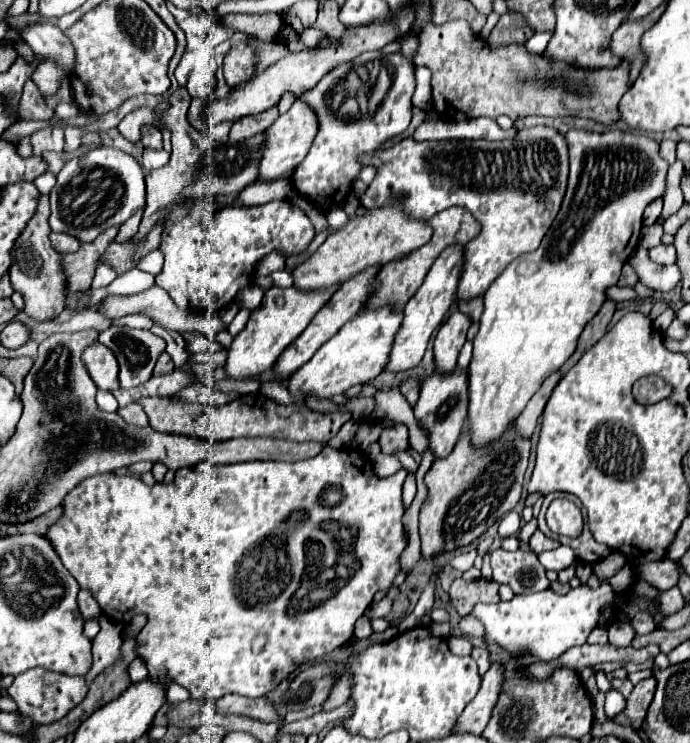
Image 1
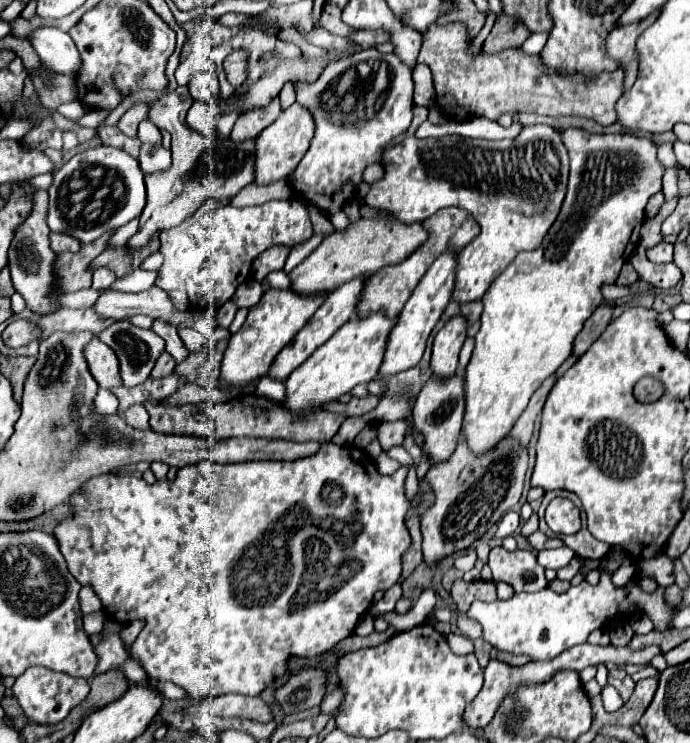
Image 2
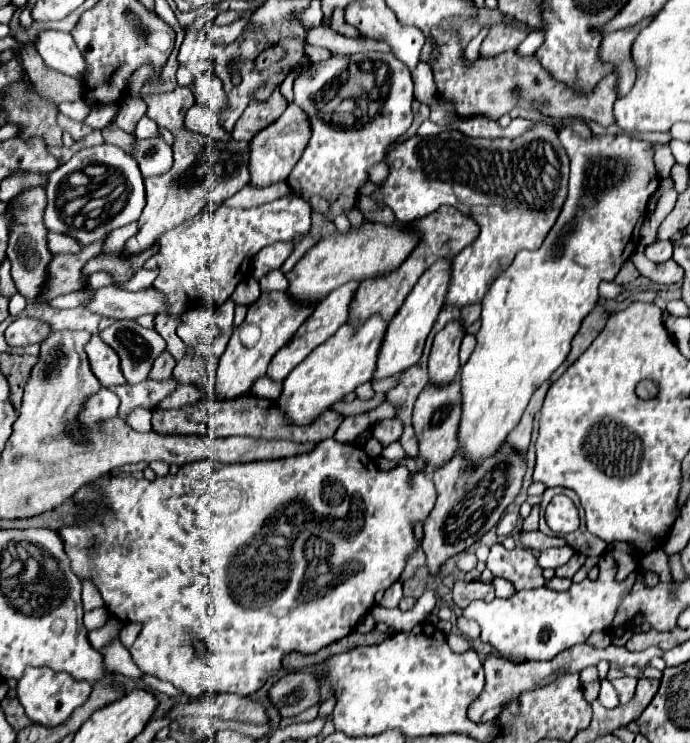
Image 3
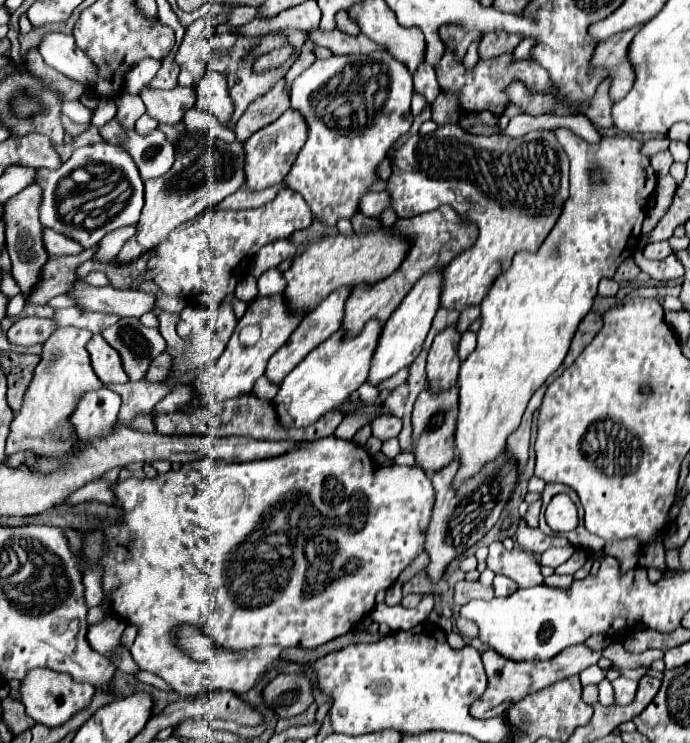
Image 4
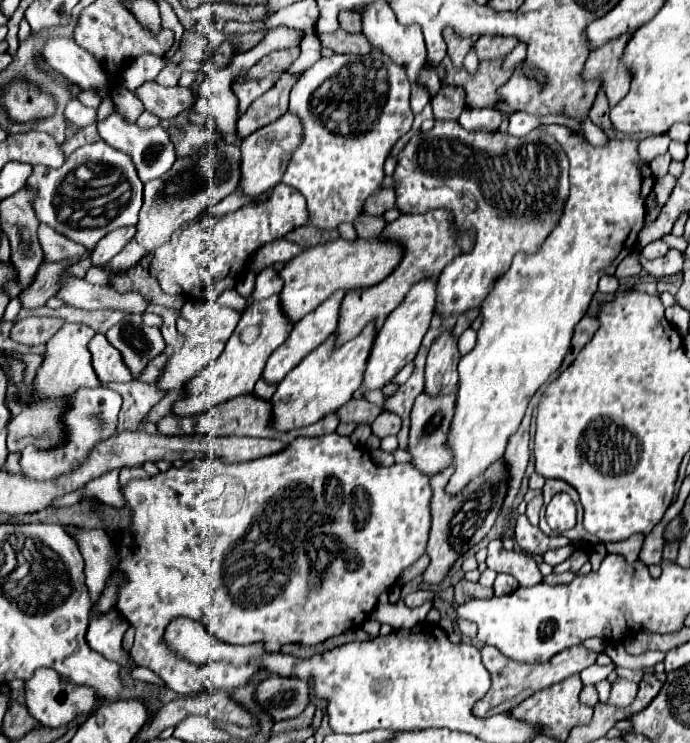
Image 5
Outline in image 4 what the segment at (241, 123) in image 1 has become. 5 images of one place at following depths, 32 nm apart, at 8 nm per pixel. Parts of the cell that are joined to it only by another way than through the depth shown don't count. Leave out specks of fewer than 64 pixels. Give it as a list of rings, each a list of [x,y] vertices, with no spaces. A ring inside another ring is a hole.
[[[280,78],[274,84],[274,88],[268,90],[268,94],[250,102],[246,112],[234,126],[236,140],[246,142],[254,132],[272,124],[276,118],[280,118],[280,114],[284,114],[288,106],[290,106],[290,98],[284,92],[284,78]]]

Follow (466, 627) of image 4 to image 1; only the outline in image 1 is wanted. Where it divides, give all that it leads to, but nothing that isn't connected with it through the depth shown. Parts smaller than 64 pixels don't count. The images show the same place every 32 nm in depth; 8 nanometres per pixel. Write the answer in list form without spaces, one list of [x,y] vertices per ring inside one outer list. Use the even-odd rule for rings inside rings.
[[[464,616],[460,620],[460,630],[466,636],[474,636],[474,638],[482,638],[484,636],[484,624],[476,616]]]

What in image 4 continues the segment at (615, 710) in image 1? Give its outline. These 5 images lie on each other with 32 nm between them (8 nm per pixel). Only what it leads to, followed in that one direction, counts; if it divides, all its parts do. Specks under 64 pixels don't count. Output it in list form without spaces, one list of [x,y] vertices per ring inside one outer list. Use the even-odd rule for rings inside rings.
[[[602,680],[602,682],[598,684],[598,688],[600,688],[600,698],[598,698],[598,702],[604,704],[604,706],[614,706],[614,688],[612,688],[612,684],[610,684],[608,680]]]

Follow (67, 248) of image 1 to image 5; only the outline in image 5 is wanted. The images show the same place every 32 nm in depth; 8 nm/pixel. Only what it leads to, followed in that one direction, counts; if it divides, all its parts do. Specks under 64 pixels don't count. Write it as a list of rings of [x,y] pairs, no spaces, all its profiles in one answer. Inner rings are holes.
[[[40,224],[38,236],[40,236],[40,244],[42,244],[42,250],[44,250],[46,262],[64,260],[68,256],[82,256],[86,252],[86,248],[82,244],[76,244],[74,240],[54,232],[52,228],[48,228],[44,224]]]

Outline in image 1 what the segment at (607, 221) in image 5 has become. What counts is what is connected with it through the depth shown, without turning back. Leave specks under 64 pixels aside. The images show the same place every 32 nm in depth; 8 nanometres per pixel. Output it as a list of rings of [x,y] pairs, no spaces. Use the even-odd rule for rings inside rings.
[[[570,130],[566,140],[570,148],[570,178],[556,220],[548,228],[540,248],[518,256],[508,264],[484,294],[484,312],[480,318],[480,330],[474,338],[474,356],[468,366],[470,406],[466,426],[474,446],[490,444],[502,436],[508,424],[526,408],[530,396],[536,394],[536,388],[540,388],[540,384],[574,354],[584,326],[598,314],[606,300],[606,290],[616,286],[624,262],[638,244],[640,222],[646,206],[652,200],[664,200],[666,196],[668,162],[660,158],[660,142],[656,138],[628,130],[610,130],[602,134]]]

